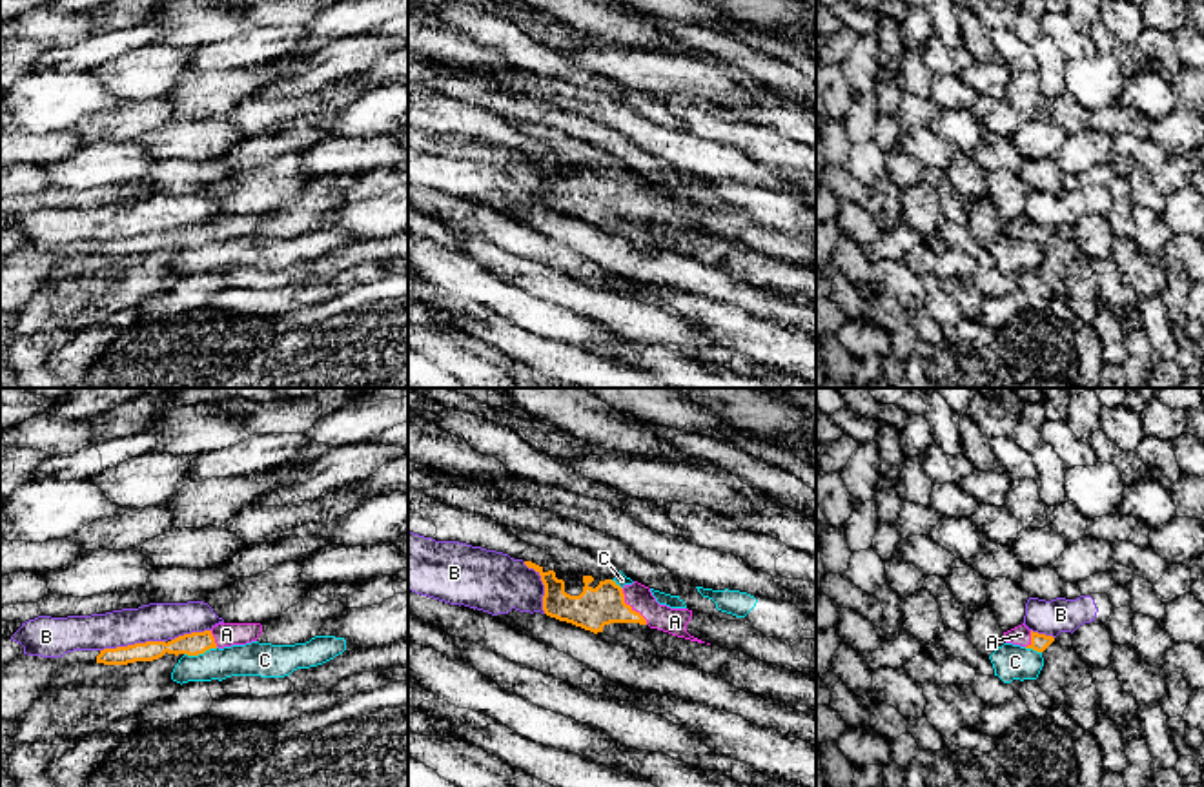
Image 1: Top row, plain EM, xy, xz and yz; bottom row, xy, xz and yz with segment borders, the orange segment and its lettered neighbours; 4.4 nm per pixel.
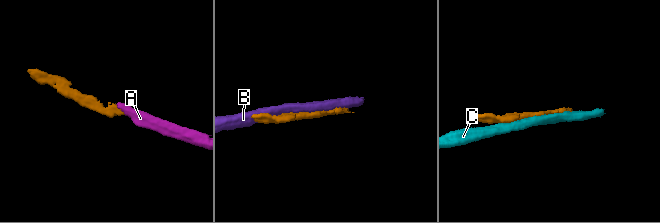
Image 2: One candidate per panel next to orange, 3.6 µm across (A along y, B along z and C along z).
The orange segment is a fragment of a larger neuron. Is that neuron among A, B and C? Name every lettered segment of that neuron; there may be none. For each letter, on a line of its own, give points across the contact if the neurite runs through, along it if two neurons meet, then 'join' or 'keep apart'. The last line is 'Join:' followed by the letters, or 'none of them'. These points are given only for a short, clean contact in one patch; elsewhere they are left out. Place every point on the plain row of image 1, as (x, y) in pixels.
A: way xz (592, 201), (629, 197), (640, 197), (674, 214); join
B: keep apart
C: keep apart
Join: A

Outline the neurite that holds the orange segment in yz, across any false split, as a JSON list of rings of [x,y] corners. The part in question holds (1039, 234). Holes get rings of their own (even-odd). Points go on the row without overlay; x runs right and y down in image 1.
[[[1024,215],[1004,224],[1004,230],[1005,230],[1005,235],[1033,240],[1036,244],[1044,244],[1055,233],[1053,228],[1033,224]]]

